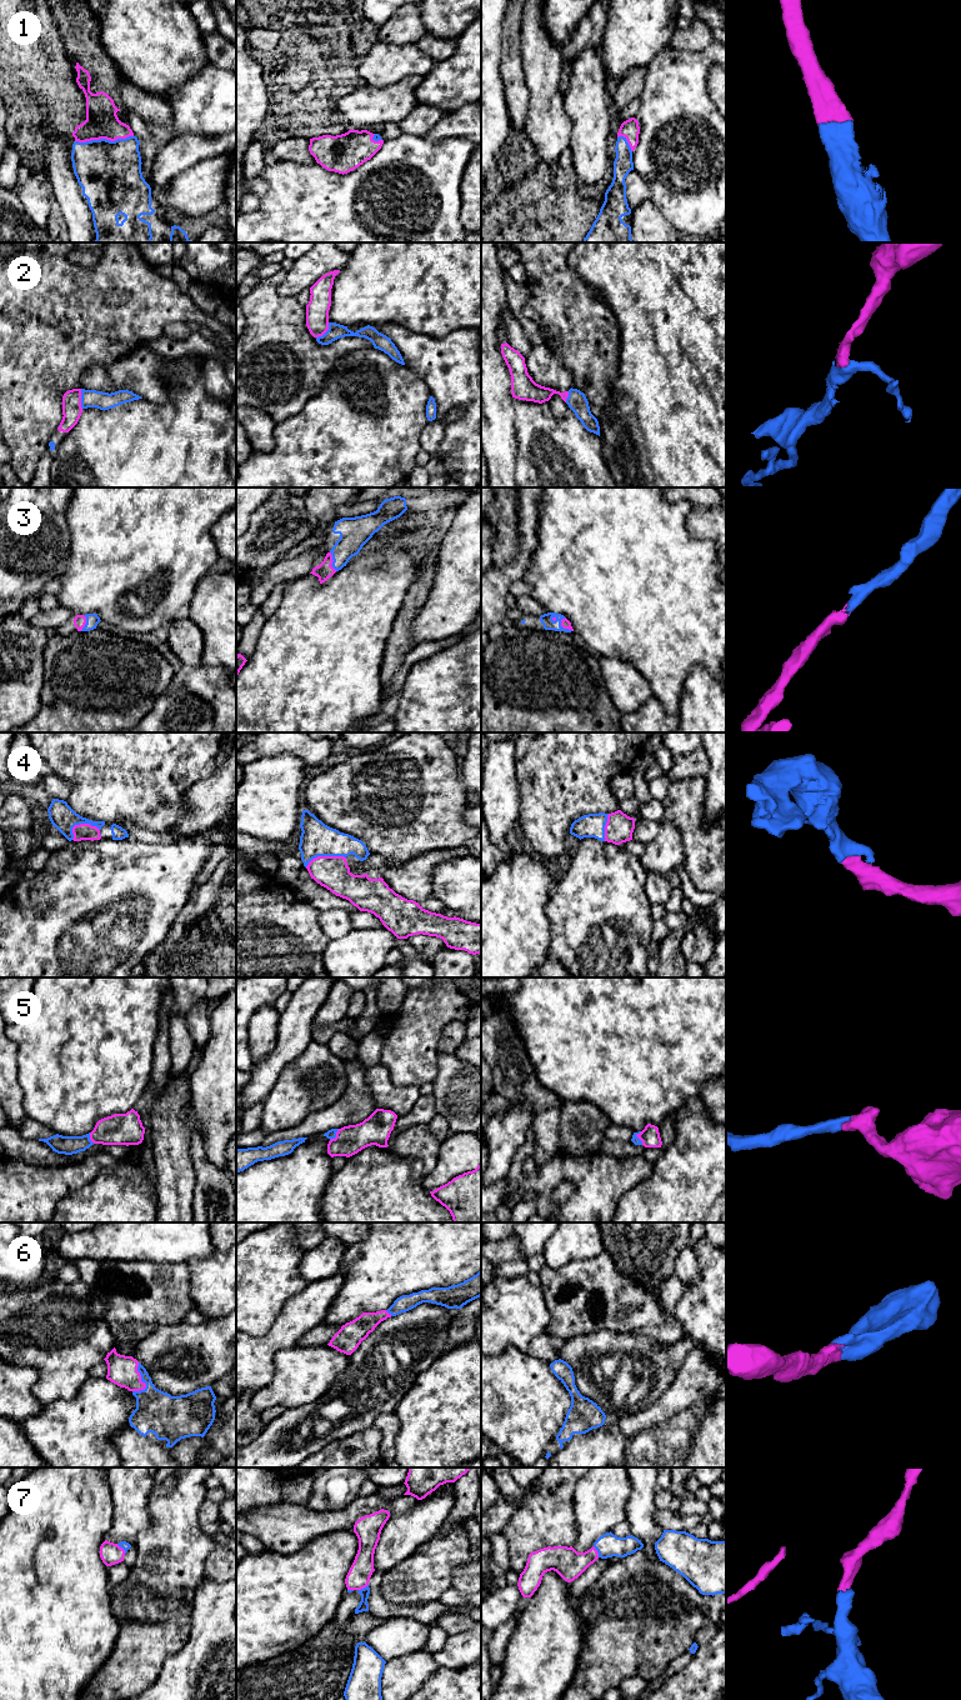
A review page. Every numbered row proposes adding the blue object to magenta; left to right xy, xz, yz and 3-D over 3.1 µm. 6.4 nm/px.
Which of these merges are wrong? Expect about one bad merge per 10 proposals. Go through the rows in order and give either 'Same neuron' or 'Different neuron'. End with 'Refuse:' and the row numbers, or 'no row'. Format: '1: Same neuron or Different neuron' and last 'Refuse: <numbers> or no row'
1: Same neuron
2: Same neuron
3: Same neuron
4: Same neuron
5: Same neuron
6: Same neuron
7: Same neuron
Refuse: no row

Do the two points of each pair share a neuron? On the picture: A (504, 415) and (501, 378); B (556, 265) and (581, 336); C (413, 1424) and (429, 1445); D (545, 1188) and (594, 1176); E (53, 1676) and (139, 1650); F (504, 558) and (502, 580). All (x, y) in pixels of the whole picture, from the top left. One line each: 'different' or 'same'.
A: same
B: same
C: same
D: same
E: different
F: different

